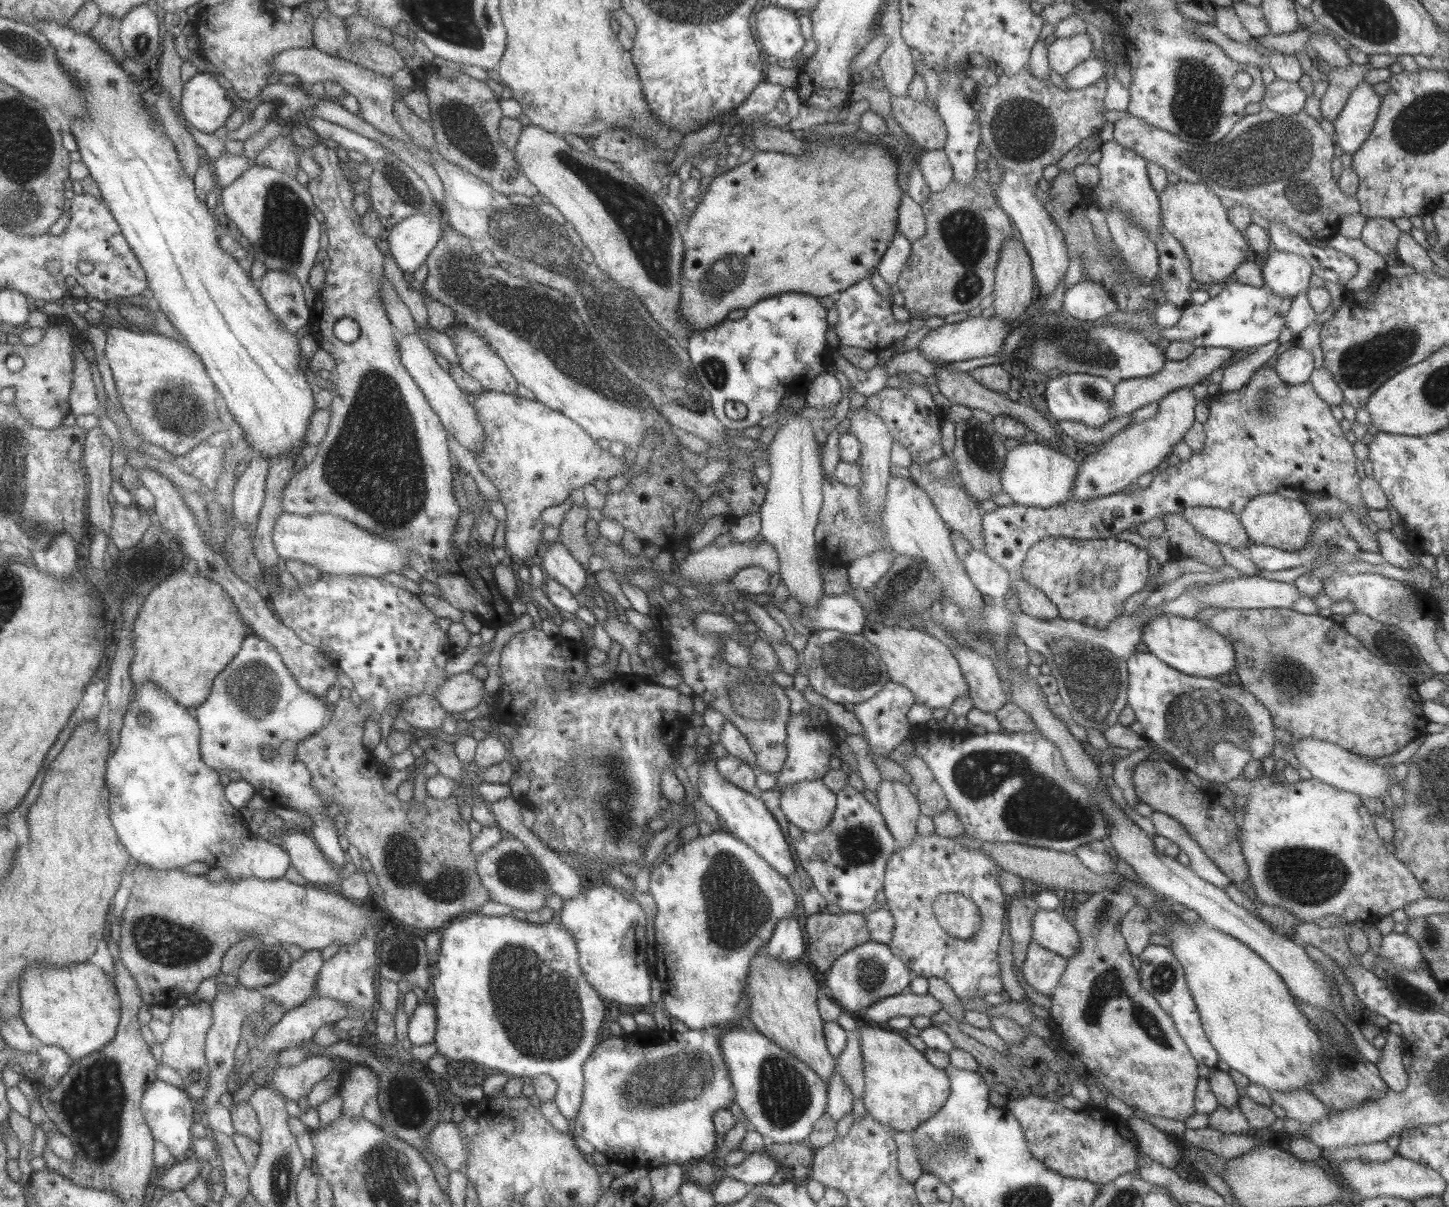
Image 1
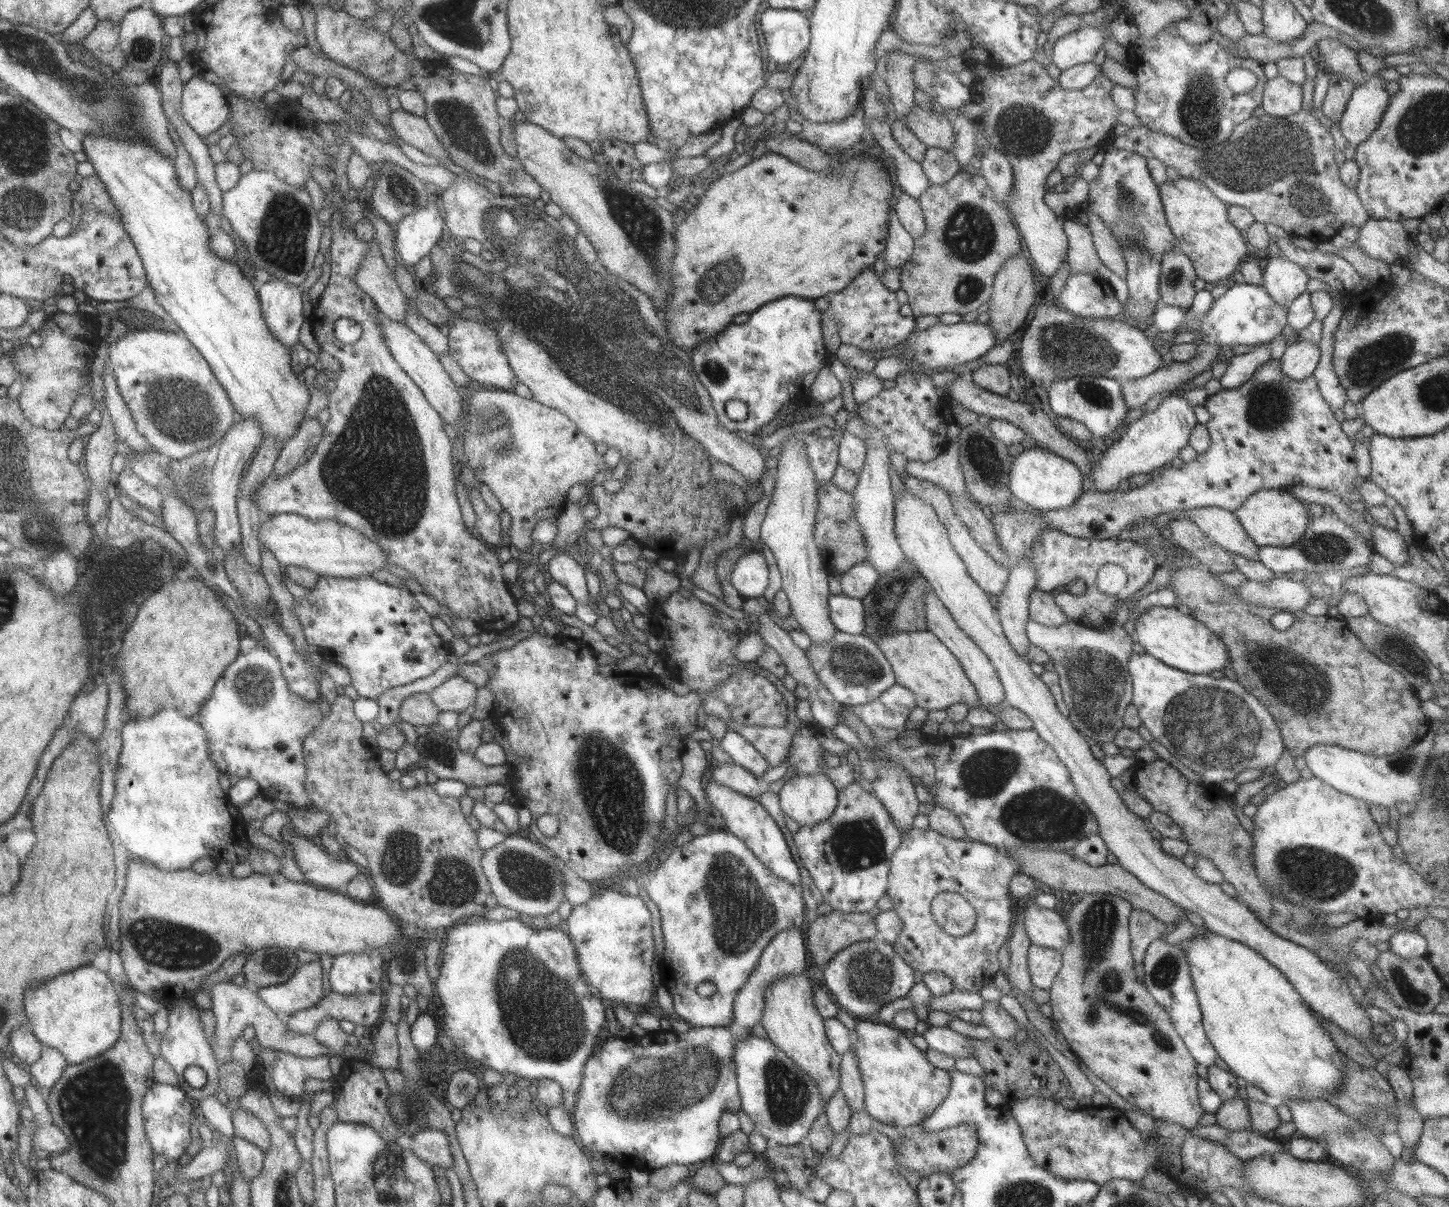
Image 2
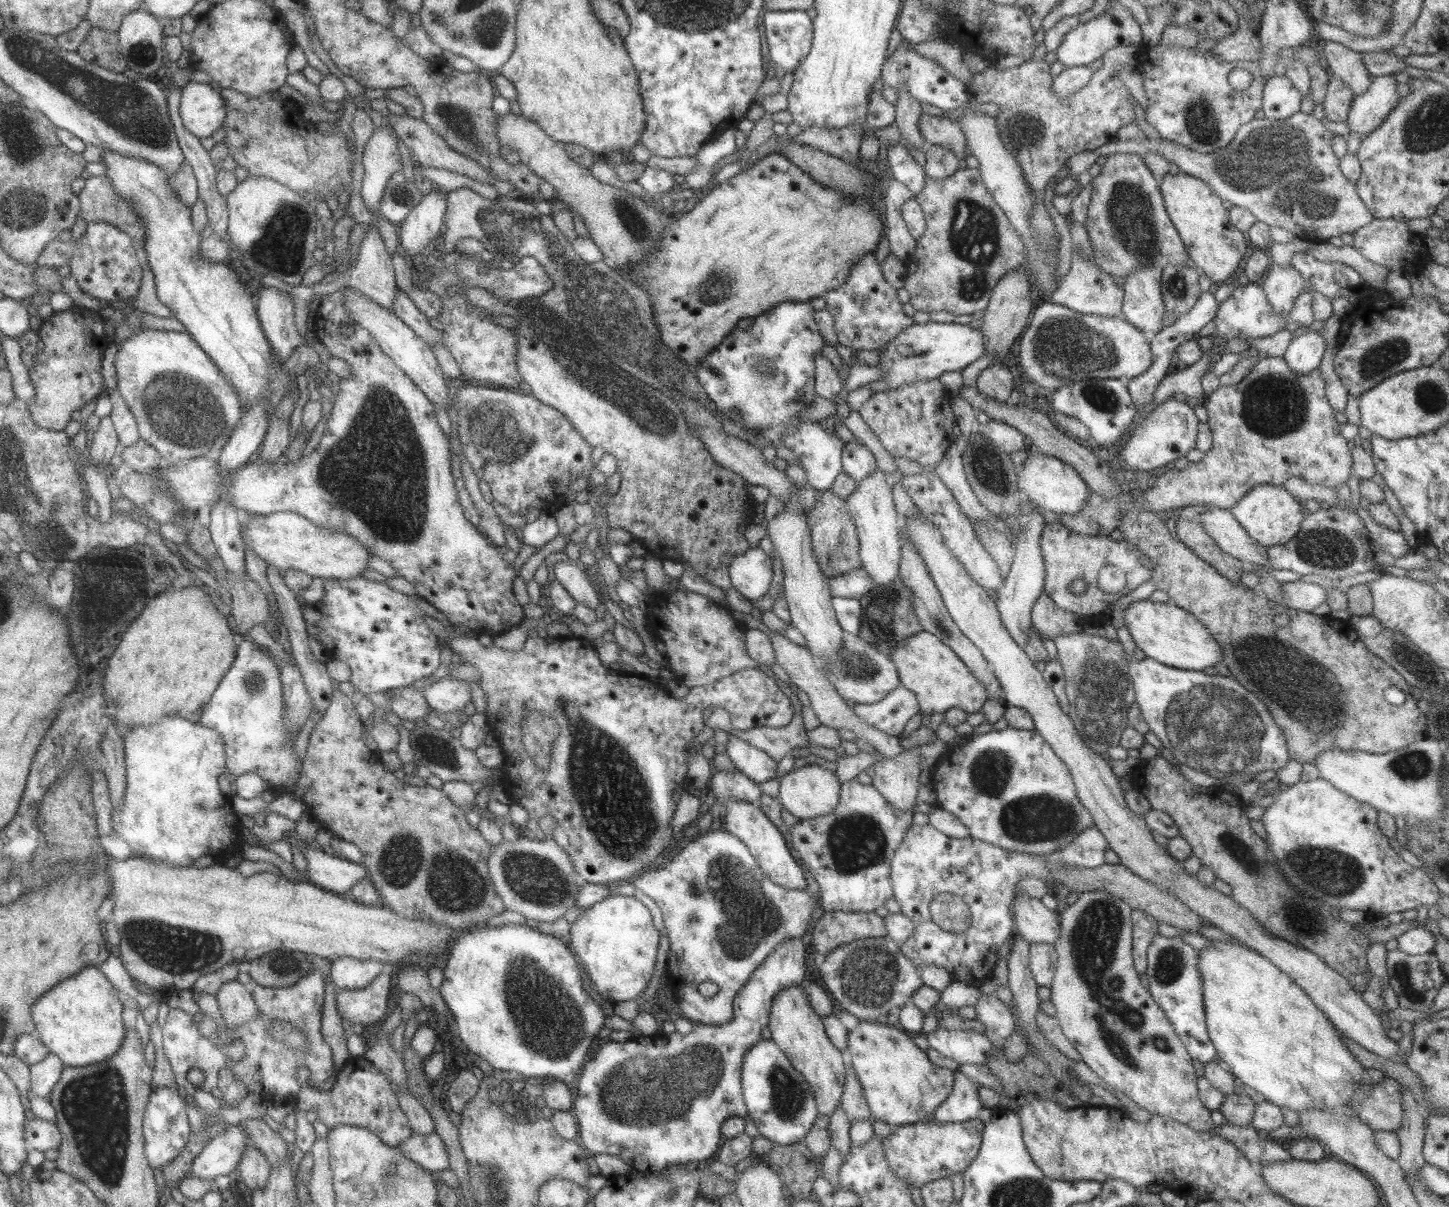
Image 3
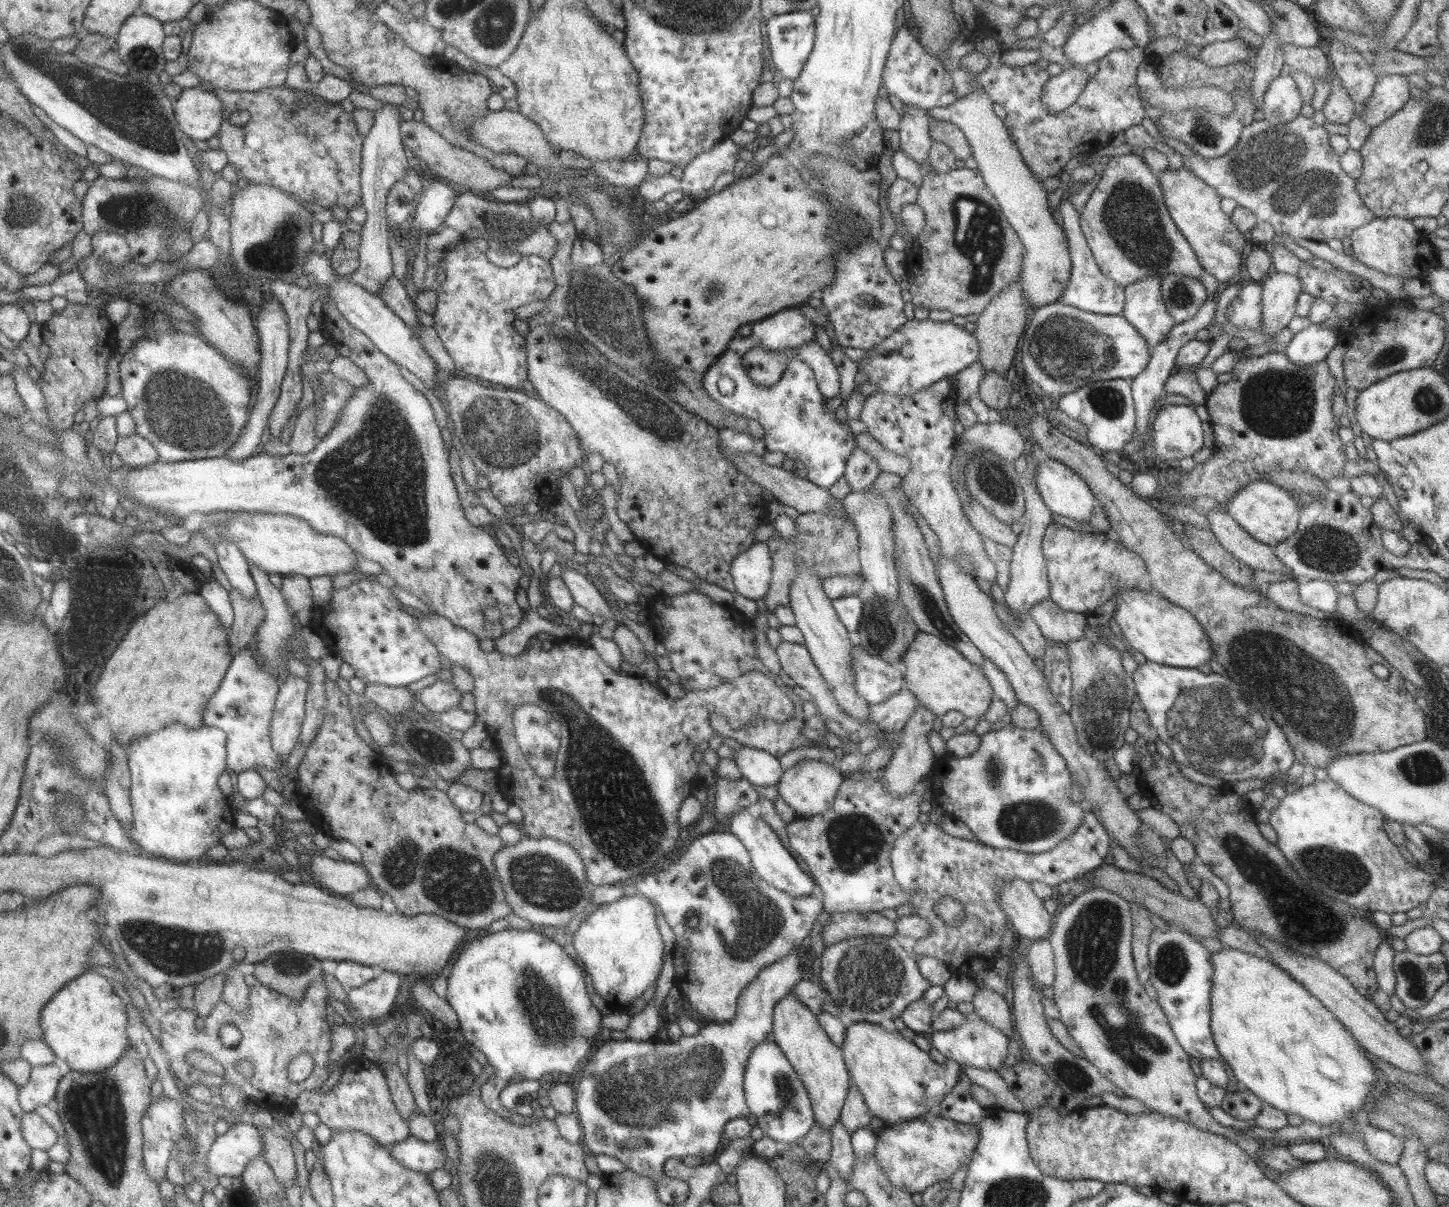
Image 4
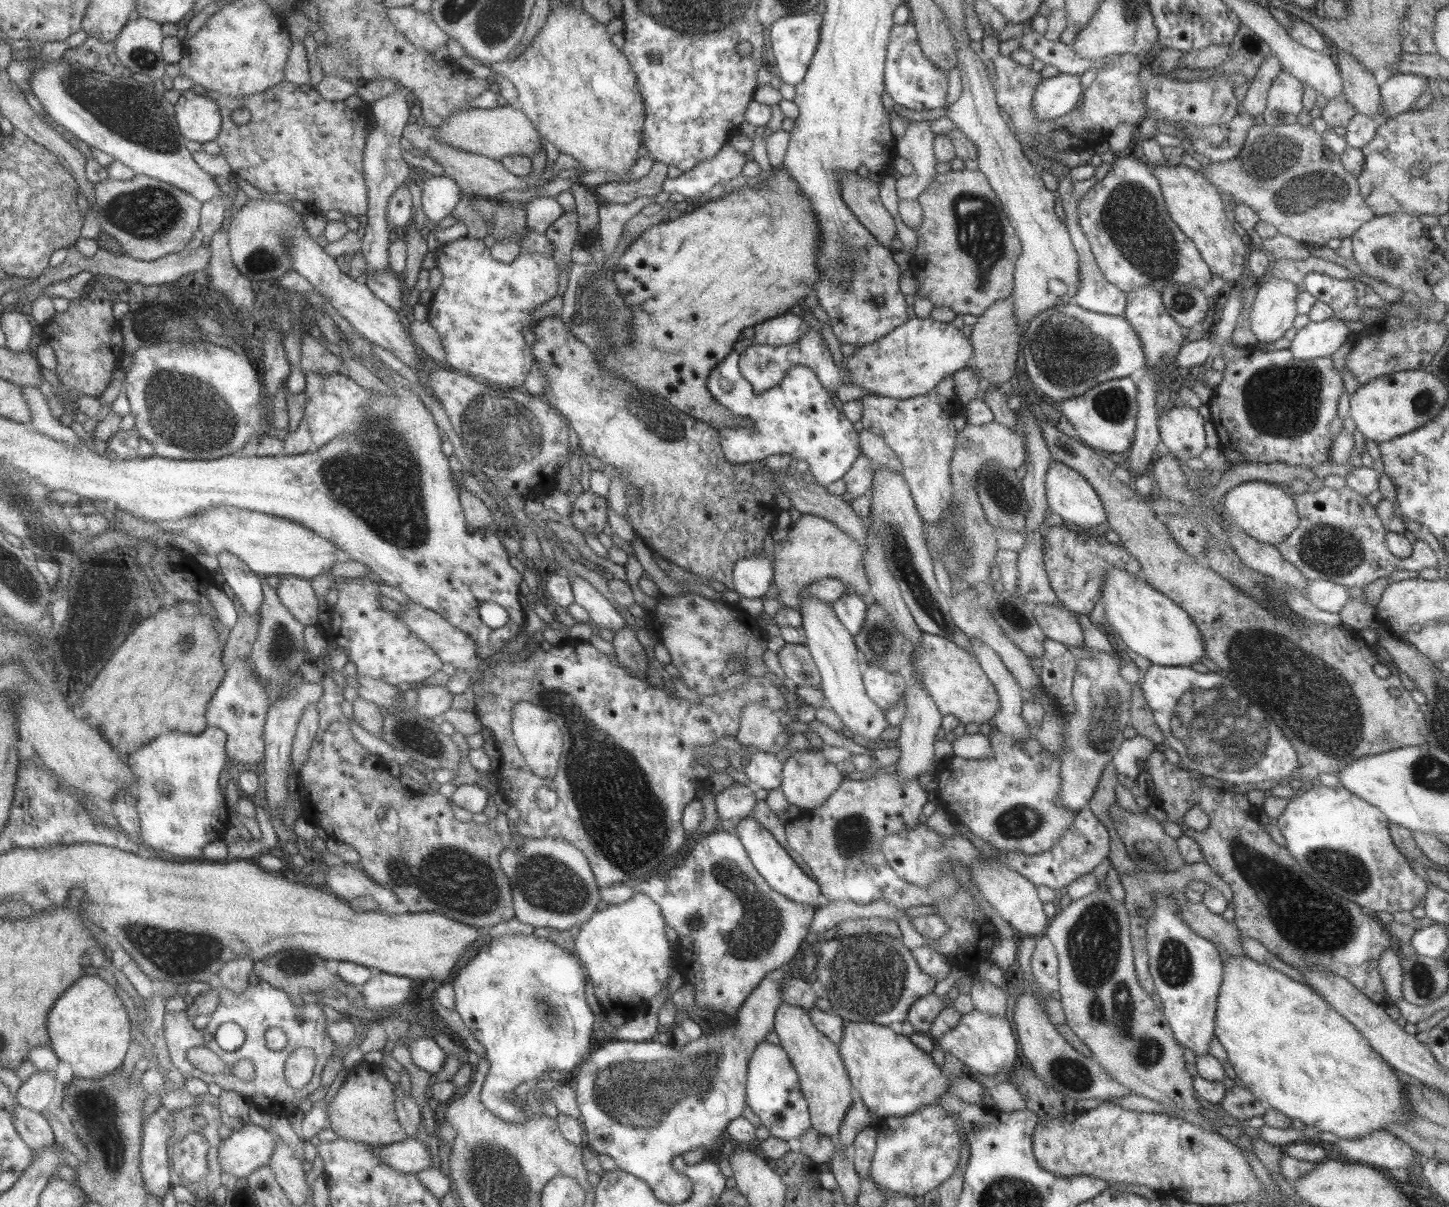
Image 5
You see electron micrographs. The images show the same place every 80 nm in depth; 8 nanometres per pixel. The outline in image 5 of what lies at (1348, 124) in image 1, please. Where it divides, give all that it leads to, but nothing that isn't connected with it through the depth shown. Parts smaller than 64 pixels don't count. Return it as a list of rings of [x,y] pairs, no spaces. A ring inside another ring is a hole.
[[[1393,73],[1378,86],[1382,116],[1393,118],[1407,109],[1411,109],[1421,91],[1427,90],[1422,75]]]

